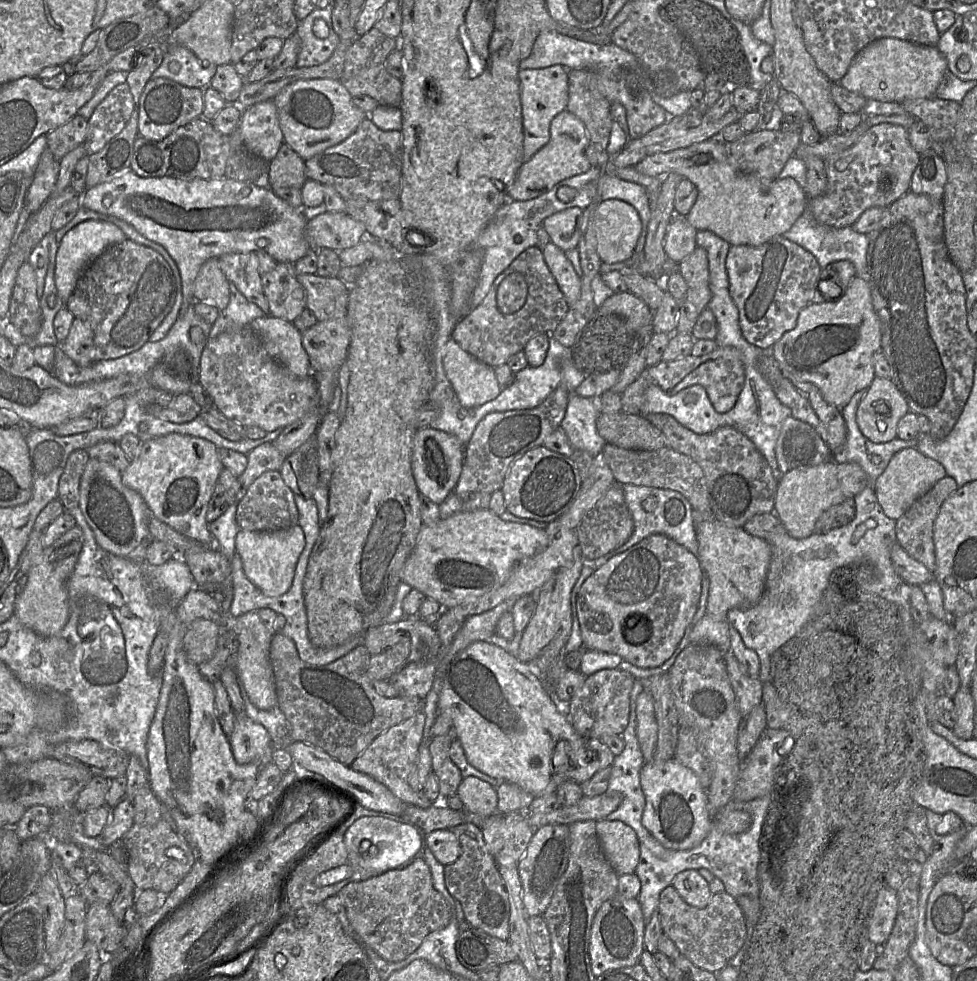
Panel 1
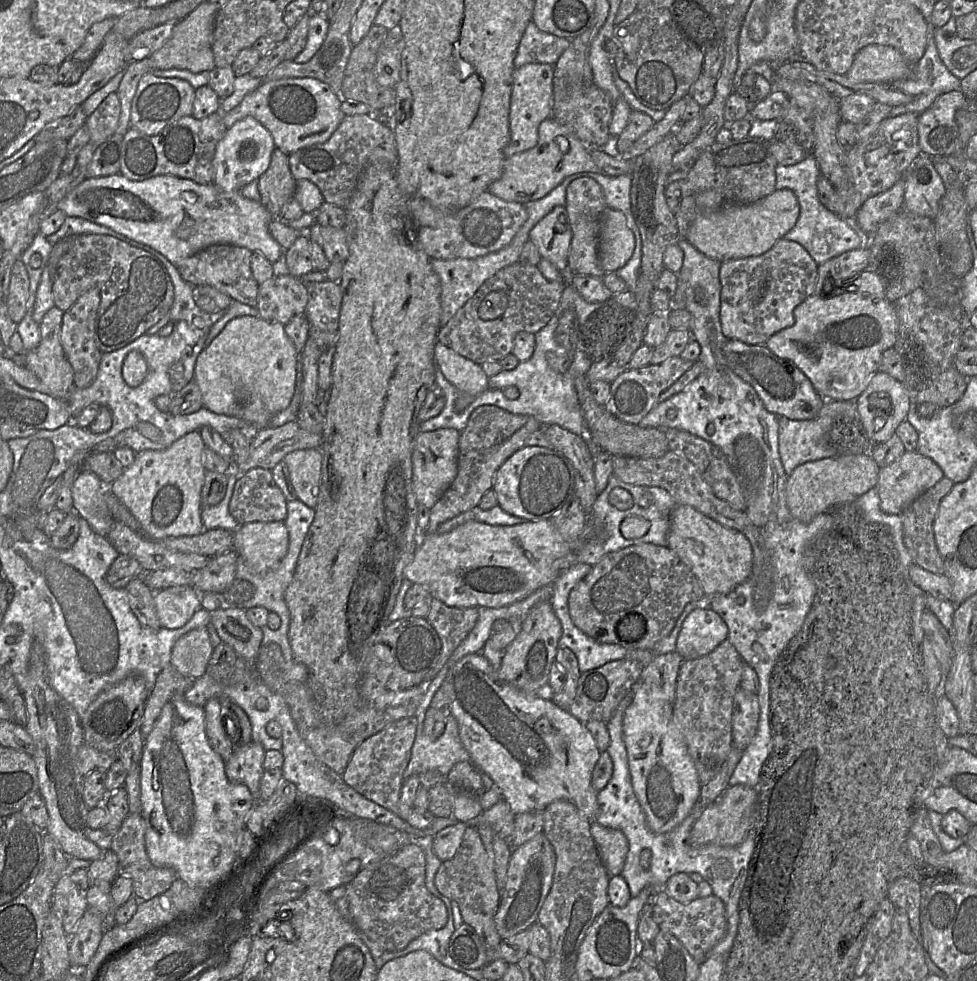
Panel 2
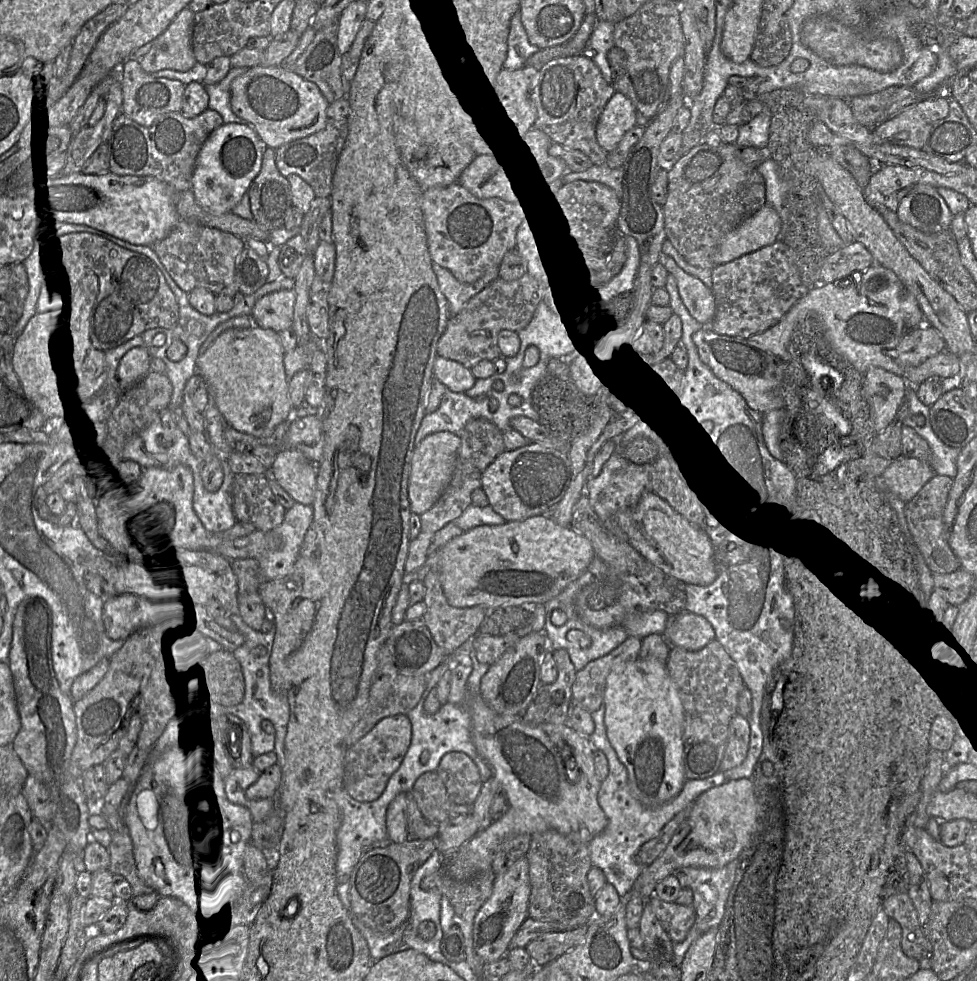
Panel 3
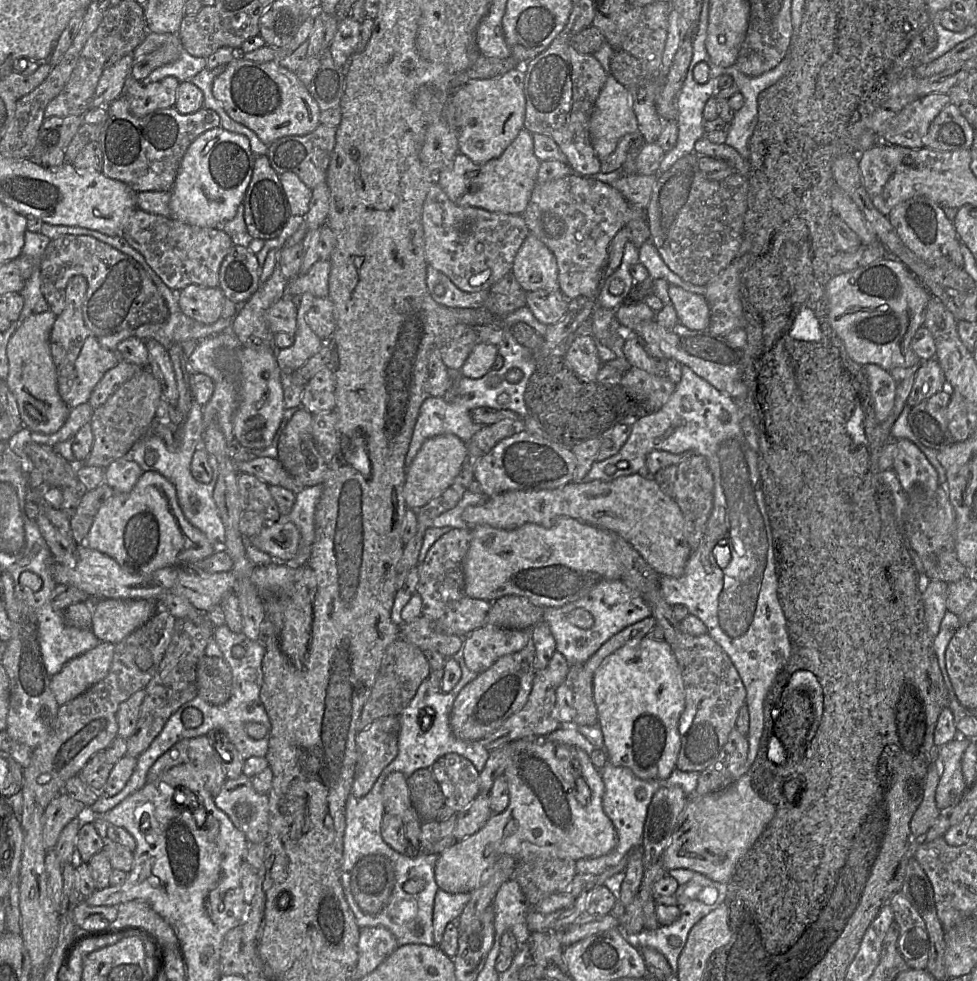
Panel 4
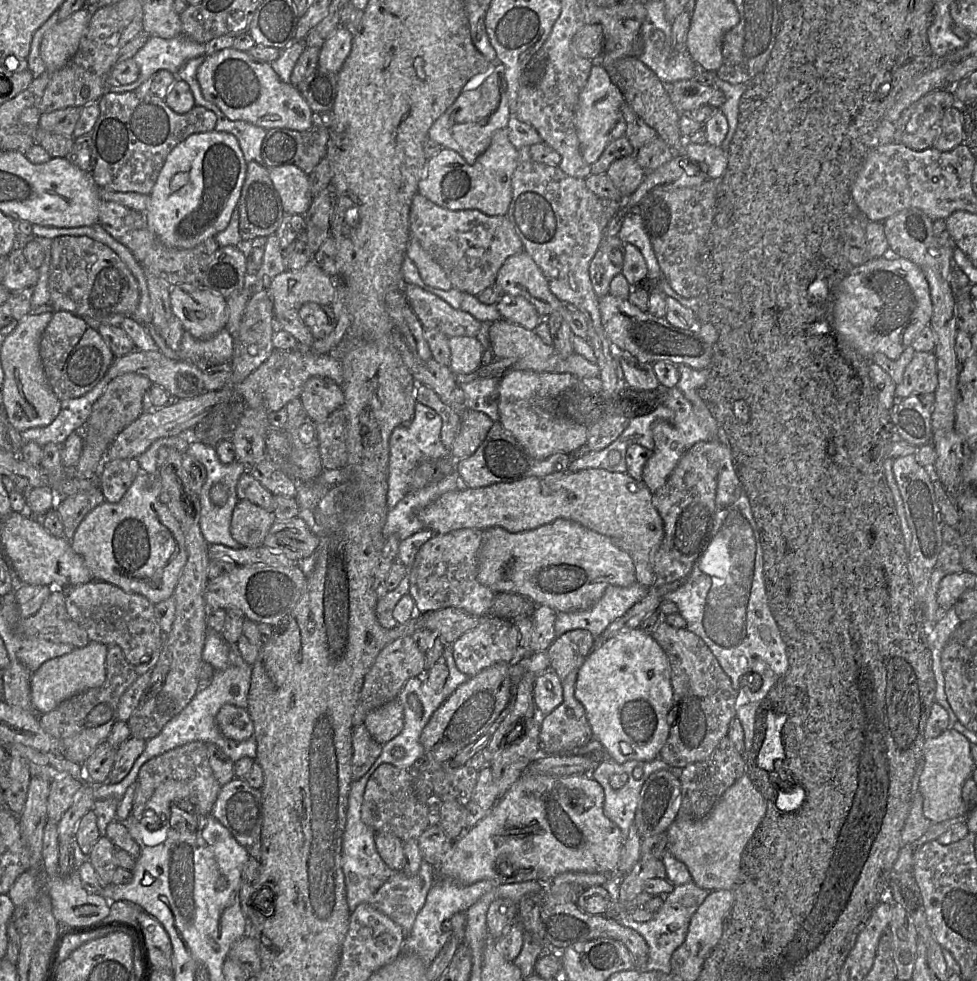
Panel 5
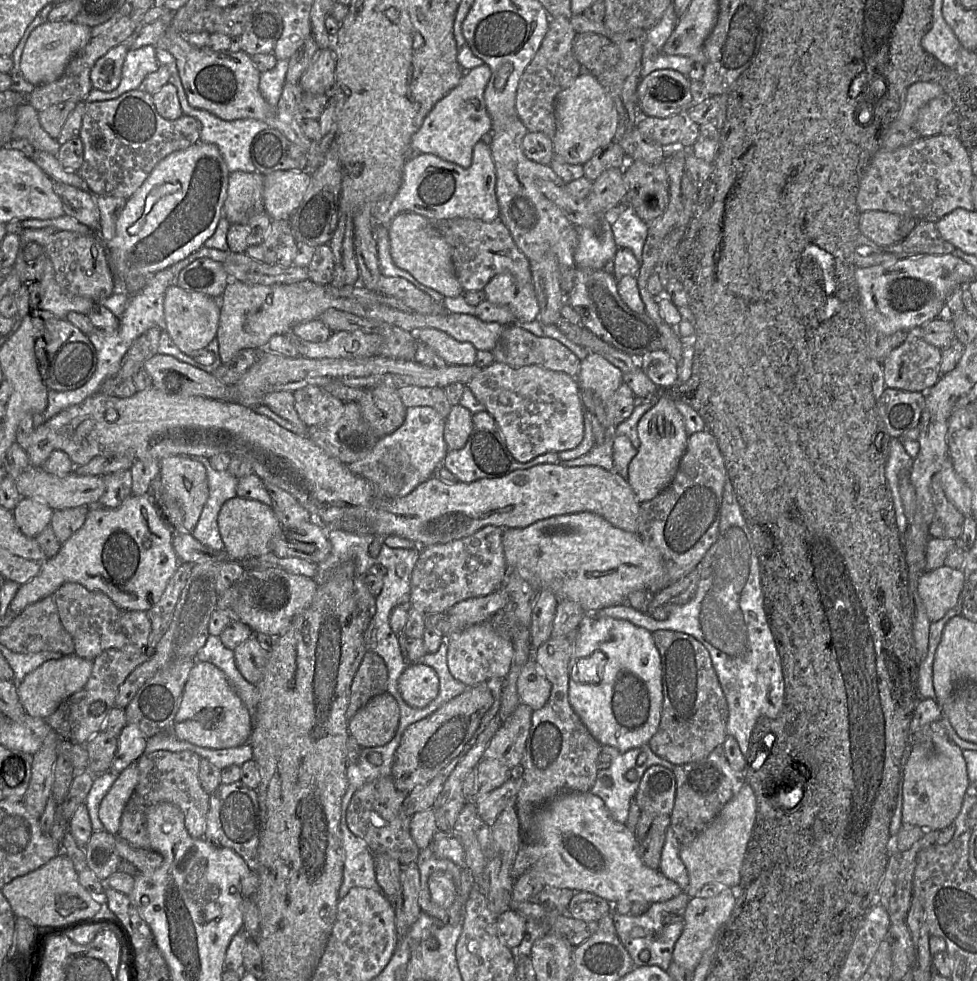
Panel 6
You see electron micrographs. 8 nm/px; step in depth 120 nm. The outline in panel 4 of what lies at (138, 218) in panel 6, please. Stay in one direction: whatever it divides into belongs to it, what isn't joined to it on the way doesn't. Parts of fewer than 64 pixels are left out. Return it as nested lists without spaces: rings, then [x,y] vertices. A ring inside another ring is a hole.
[[[222,127],[205,131],[187,149],[169,191],[171,218],[201,228],[221,228],[243,202],[255,158],[246,136]]]

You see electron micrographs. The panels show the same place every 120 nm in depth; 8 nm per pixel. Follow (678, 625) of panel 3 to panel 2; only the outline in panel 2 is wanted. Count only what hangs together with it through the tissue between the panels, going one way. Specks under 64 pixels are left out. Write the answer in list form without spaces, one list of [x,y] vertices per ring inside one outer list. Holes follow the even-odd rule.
[[[697,607],[682,623],[676,652],[684,659],[703,657],[727,640],[728,627],[713,610]]]

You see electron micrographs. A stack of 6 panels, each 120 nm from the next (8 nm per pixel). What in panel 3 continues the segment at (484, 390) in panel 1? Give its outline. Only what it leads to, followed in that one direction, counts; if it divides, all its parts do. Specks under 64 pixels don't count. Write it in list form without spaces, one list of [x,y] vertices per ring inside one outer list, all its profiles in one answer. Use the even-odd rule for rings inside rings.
[[[438,355],[435,359],[433,370],[434,378],[437,378],[447,389],[454,392],[466,392],[477,380],[470,368],[457,361]]]

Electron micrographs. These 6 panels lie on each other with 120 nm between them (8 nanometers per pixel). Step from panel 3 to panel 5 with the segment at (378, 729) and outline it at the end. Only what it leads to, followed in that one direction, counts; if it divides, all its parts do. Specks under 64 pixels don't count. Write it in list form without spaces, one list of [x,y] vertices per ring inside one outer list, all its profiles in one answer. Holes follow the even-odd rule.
[[[362,724],[354,726],[352,734],[352,781],[360,779],[371,768],[382,751],[382,745],[376,742]]]

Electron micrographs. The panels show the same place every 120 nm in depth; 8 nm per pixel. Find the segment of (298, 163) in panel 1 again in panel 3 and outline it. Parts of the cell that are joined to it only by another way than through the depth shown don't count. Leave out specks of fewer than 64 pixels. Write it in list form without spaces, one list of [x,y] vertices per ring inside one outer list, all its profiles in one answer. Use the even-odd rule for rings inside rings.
[[[265,148],[260,172],[247,192],[253,220],[269,233],[285,227],[287,211],[293,205],[290,183],[287,177],[283,176],[277,168],[275,151],[272,148]]]

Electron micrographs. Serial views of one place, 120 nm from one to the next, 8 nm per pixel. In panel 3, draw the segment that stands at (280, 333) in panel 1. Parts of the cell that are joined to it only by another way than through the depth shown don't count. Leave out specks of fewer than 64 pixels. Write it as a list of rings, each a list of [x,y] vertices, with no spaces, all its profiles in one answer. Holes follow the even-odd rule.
[[[253,325],[247,329],[232,328],[222,332],[203,353],[198,354],[196,371],[205,380],[208,394],[209,389],[213,391],[216,407],[230,426],[258,439],[265,439],[272,436],[280,423],[292,417],[296,408],[289,397],[289,379],[284,368],[285,353],[278,332]]]

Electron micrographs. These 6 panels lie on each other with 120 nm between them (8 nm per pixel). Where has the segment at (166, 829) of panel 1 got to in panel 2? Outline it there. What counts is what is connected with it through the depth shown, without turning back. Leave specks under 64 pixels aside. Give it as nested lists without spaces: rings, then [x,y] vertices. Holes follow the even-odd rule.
[[[129,813],[119,831],[112,837],[111,850],[118,858],[118,875],[128,876],[133,881],[134,897],[139,901],[150,900],[166,892],[177,879],[169,867],[156,867],[150,861],[145,847],[145,820],[140,814]]]

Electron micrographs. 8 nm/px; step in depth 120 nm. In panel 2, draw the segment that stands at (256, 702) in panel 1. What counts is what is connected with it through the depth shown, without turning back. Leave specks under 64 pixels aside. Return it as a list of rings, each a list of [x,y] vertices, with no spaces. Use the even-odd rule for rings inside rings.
[[[226,604],[211,612],[208,626],[214,628],[220,640],[230,645],[238,657],[255,668],[263,632],[251,623],[244,609]]]

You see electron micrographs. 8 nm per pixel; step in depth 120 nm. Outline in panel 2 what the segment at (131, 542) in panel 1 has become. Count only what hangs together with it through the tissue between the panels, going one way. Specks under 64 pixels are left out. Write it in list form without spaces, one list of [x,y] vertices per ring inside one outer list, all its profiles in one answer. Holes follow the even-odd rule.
[[[82,469],[71,488],[73,510],[103,537],[107,537],[114,522],[105,501],[107,487],[95,473]]]

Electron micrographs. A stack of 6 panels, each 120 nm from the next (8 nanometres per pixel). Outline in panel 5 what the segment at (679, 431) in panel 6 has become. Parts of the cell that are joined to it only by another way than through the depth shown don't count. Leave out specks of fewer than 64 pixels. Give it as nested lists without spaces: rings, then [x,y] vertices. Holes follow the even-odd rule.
[[[655,422],[652,434],[654,449],[644,466],[642,481],[654,494],[666,483],[686,449],[679,430],[669,422]]]

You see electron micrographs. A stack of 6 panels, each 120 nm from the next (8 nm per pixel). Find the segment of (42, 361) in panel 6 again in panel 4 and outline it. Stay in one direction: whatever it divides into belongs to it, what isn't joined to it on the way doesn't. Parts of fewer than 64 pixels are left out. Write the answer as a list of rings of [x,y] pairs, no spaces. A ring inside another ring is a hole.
[[[75,276],[69,281],[65,309],[57,316],[50,333],[50,350],[57,371],[58,391],[70,408],[89,402],[92,391],[104,374],[120,361],[117,352],[101,346],[98,338],[84,323],[82,303],[87,286],[83,276]]]

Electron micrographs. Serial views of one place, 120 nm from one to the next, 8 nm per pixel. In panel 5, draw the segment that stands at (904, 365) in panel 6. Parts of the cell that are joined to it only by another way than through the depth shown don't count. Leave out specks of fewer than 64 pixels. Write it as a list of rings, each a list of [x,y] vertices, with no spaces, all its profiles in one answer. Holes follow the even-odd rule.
[[[915,352],[905,368],[902,381],[895,387],[897,399],[912,395],[934,393],[938,384],[934,352]]]

